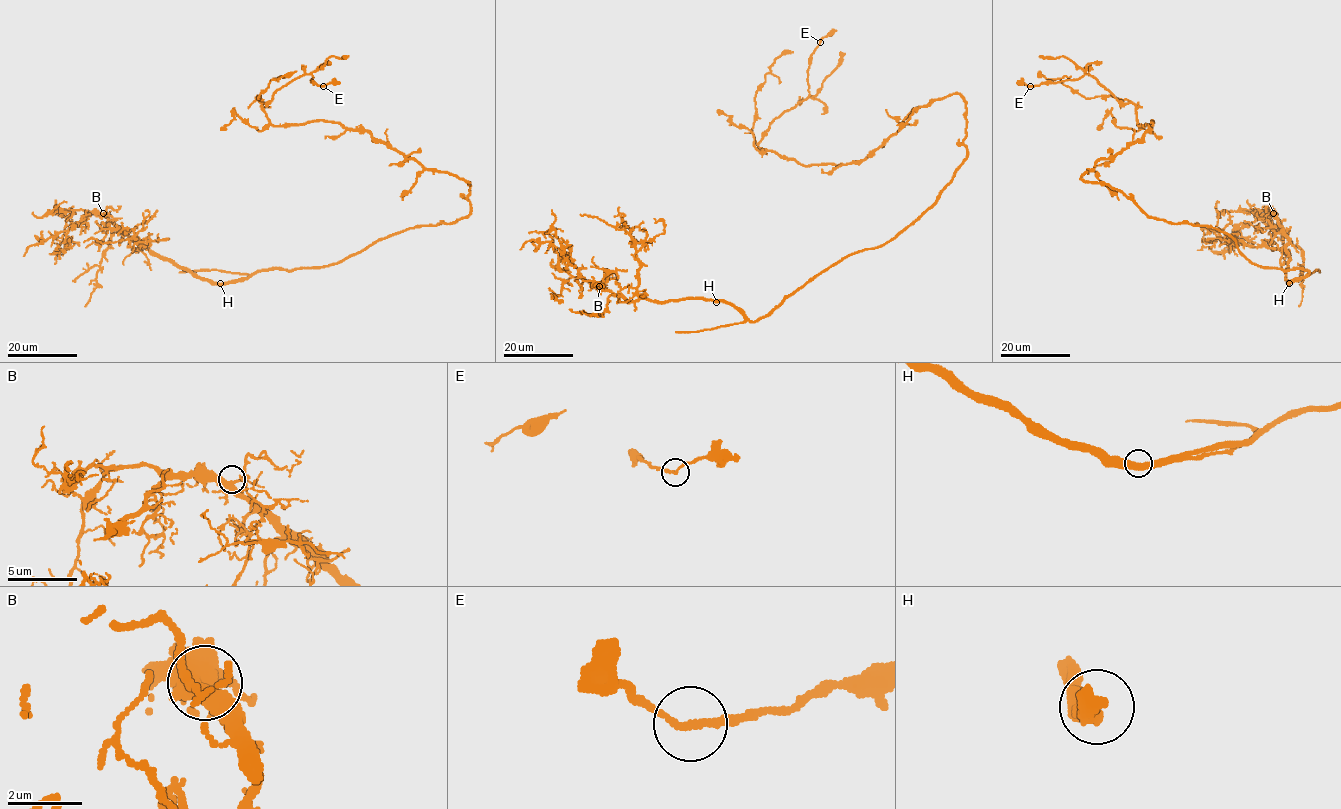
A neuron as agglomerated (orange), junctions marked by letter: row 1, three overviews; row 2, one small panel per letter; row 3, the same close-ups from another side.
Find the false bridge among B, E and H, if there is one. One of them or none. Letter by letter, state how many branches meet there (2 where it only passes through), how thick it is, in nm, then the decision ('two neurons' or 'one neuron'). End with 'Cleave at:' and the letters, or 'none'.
B: 3 | 360 nm | one neuron
E: 2 | 170 nm | one neuron
H: 2 | 460 nm | one neuron
Cleave at: none

